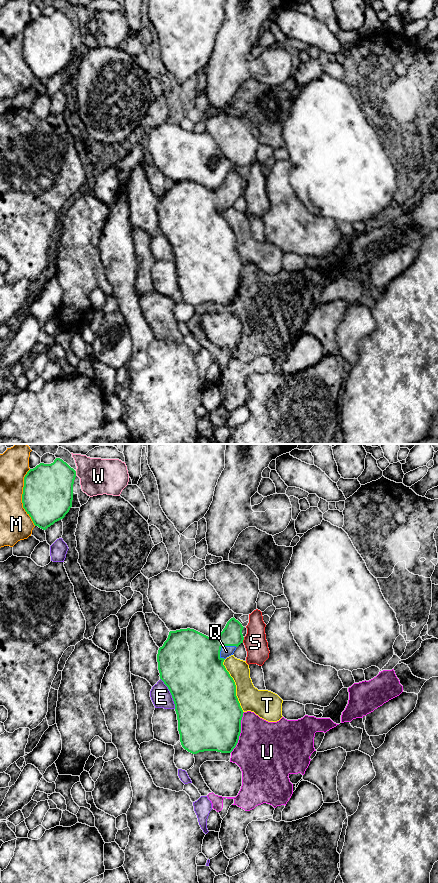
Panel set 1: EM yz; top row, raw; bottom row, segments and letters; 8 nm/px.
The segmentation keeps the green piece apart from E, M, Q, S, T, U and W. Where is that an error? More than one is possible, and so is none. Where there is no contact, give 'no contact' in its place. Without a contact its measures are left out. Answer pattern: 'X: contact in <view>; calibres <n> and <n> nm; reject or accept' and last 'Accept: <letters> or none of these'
E: contact in yz; calibres 480 and 160 nm; reject
M: contact in yz; calibres 400 and 260 nm; reject
Q: contact in yz; calibres 380 and 90 nm; accept
S: contact in yz; calibres 160 and 180 nm; reject
T: contact in yz; calibres 500 and 200 nm; reject
U: contact in yz; calibres 480 and 460 nm; reject
W: contact in yz; calibres 400 and 300 nm; reject
Accept: Q

